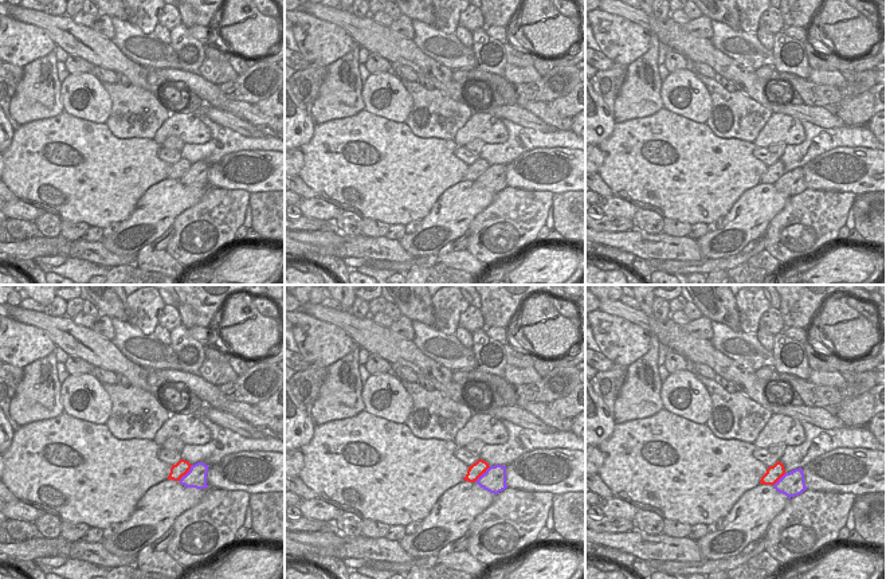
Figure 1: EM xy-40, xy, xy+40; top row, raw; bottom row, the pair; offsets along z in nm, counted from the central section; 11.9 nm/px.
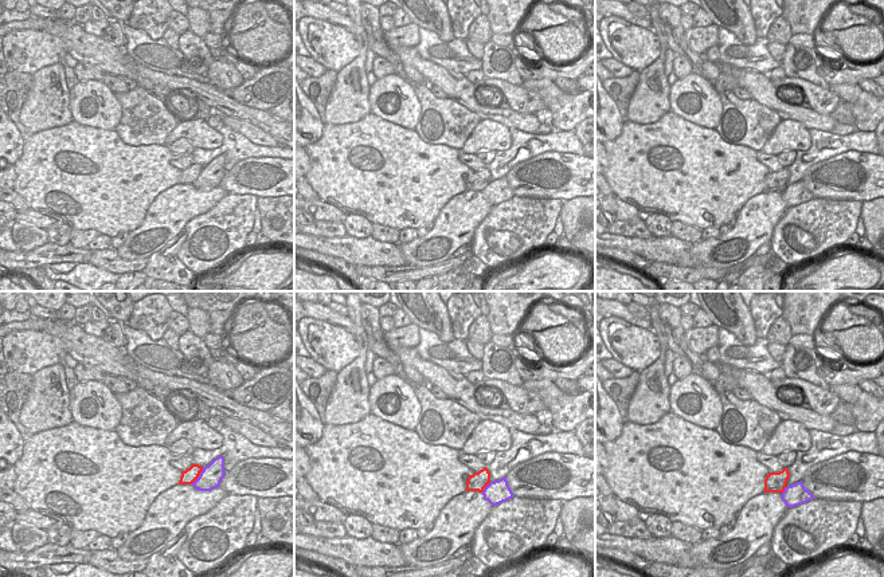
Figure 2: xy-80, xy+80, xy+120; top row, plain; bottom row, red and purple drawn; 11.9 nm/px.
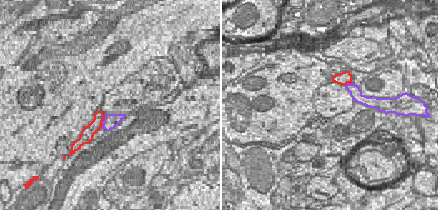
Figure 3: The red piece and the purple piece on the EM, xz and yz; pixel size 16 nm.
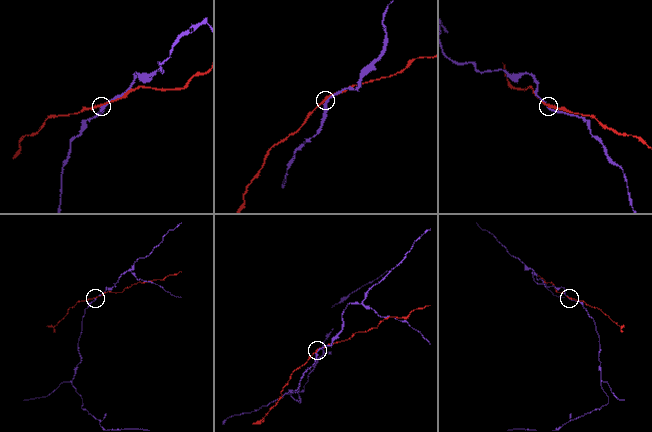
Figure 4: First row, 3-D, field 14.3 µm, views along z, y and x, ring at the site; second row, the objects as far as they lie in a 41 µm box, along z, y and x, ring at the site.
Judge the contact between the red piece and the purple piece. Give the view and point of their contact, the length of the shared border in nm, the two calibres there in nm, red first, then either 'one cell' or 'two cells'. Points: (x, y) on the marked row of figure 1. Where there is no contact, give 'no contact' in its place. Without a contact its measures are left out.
meets red in xy-40 at (185, 473); contact 260 nm long; 180 nm thick on the red side, 240 nm on the other; two cells

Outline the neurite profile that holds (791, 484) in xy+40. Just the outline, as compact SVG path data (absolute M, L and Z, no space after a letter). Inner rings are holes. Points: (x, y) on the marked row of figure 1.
M799 467L785 473L773 486L788 498L801 494L807 490L803 469Z

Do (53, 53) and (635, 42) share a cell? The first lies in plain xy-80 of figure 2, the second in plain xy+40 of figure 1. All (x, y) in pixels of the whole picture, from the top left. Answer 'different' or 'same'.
same

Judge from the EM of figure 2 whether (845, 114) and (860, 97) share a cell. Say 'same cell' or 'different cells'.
different cells

